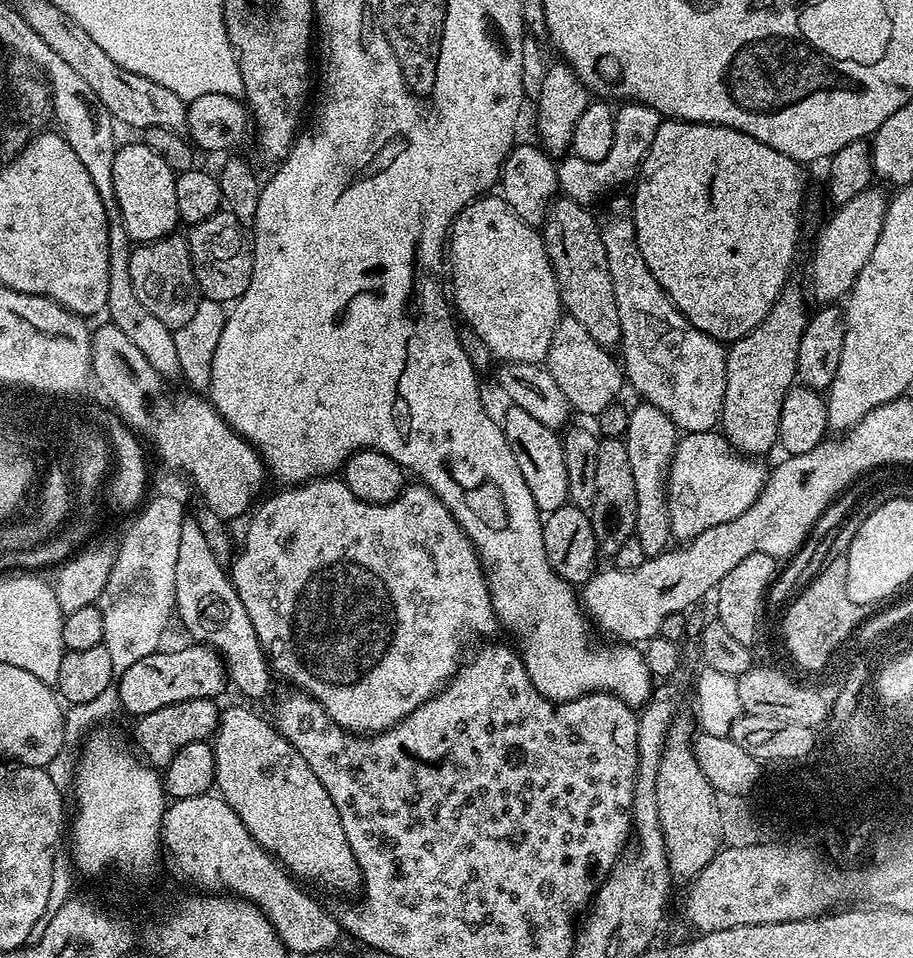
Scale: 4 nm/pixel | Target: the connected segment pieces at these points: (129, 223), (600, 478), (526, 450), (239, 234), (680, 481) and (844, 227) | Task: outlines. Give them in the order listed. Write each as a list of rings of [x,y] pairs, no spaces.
[[[143,142],[128,144],[125,148],[124,145],[117,147],[113,166],[114,194],[121,208],[122,222],[125,223],[129,238],[133,242],[157,240],[177,231],[176,224],[181,223],[181,218],[178,214],[178,201],[174,198],[176,178],[177,173],[172,172],[170,166],[166,166],[166,162],[162,162],[162,158],[158,158],[158,154],[154,154],[154,150],[150,150],[150,146]]]
[[[623,439],[600,440],[598,467],[594,479],[598,494],[594,494],[594,506],[590,509],[592,526],[599,544],[599,551],[605,557],[612,558],[625,540],[636,535],[634,473],[630,470],[628,445]]]
[[[505,407],[502,427],[506,442],[514,450],[514,459],[518,462],[518,470],[522,470],[522,478],[526,478],[526,486],[530,486],[530,495],[534,498],[536,508],[542,514],[558,510],[569,503],[568,491],[570,481],[566,478],[566,458],[564,442],[557,429],[542,426],[526,410]]]
[[[221,210],[206,218],[205,222],[191,225],[188,232],[186,239],[190,246],[191,265],[201,297],[223,304],[235,303],[245,293],[252,277],[252,248],[245,225],[234,214]]]
[[[719,431],[681,435],[676,453],[672,455],[672,464],[668,467],[668,509],[673,537],[687,542],[702,534],[702,530],[710,530],[710,526],[722,526],[722,522],[738,518],[738,514],[746,514],[746,510],[750,510],[750,506],[754,506],[756,499],[763,494],[764,483],[768,480],[769,469],[760,463],[759,459],[737,452]]]
[[[869,186],[858,198],[839,205],[836,213],[824,224],[824,229],[816,238],[816,249],[808,264],[808,276],[812,279],[812,292],[824,306],[831,305],[851,292],[862,266],[870,262],[870,254],[882,235],[882,222],[886,222],[889,197],[883,196],[876,186]]]

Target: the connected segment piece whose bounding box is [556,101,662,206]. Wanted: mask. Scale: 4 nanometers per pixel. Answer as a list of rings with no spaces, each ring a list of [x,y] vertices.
[[[627,101],[619,105],[615,114],[613,145],[606,158],[599,162],[586,162],[586,158],[568,154],[557,163],[557,187],[567,199],[592,206],[592,203],[602,196],[607,197],[615,191],[614,188],[626,182],[631,183],[639,175],[641,162],[653,145],[662,117],[652,107],[636,101]]]

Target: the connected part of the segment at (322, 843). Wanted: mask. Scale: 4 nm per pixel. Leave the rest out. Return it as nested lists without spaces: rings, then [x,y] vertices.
[[[225,707],[221,711],[220,724],[211,741],[218,795],[230,805],[234,814],[238,814],[238,818],[242,818],[252,837],[293,877],[301,881],[313,880],[316,884],[333,884],[336,888],[352,888],[355,884],[357,887],[362,873],[354,852],[350,850],[350,842],[346,842],[346,830],[342,830],[342,818],[338,806],[334,806],[334,798],[326,794],[326,786],[318,782],[318,774],[306,766],[306,758],[302,758],[290,741],[265,720],[248,708]]]

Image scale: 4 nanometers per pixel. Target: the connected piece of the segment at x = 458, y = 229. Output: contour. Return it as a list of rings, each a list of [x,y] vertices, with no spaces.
[[[485,194],[465,206],[453,220],[446,260],[452,263],[450,296],[455,311],[486,342],[493,357],[513,364],[544,364],[562,305],[543,235],[522,222],[503,196]]]

